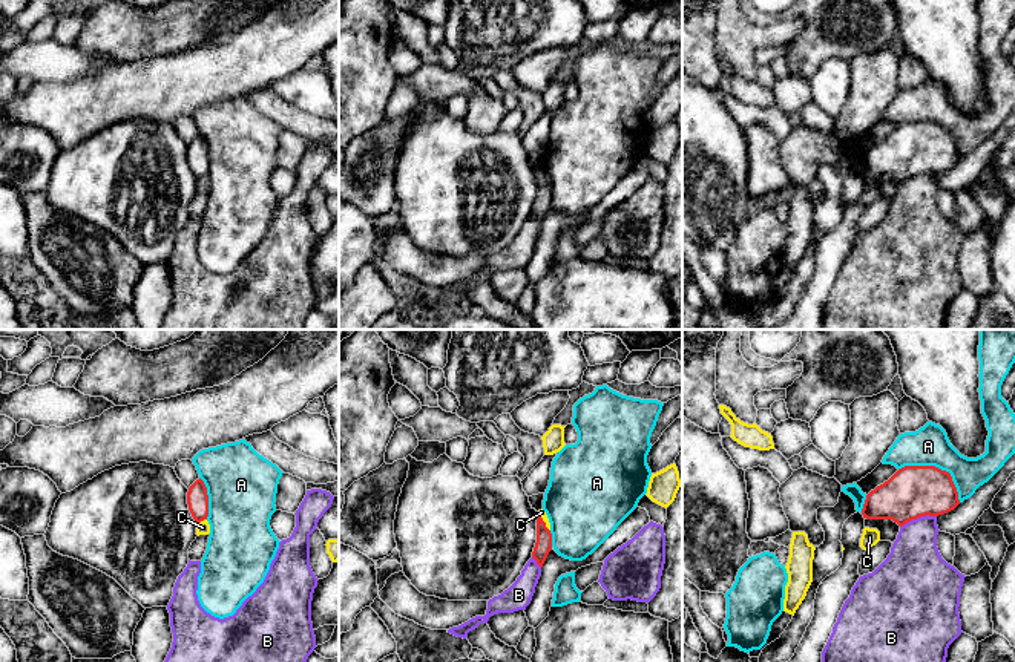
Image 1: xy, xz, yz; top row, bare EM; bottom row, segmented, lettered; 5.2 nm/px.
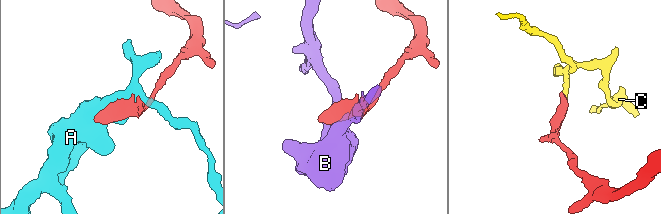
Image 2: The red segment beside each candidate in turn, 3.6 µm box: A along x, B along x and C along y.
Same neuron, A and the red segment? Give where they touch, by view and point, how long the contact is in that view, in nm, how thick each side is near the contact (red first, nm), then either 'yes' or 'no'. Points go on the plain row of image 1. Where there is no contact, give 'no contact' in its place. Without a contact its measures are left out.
yz (937, 124) | 380 nm | 280/200 nm | no

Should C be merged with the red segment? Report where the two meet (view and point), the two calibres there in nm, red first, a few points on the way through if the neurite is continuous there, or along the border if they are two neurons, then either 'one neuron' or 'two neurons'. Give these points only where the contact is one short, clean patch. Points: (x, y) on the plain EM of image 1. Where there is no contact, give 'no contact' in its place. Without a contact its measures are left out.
contact xy (201, 176); calibres 110 and 70 nm; border xy (206, 175), (197, 180); two neurons

